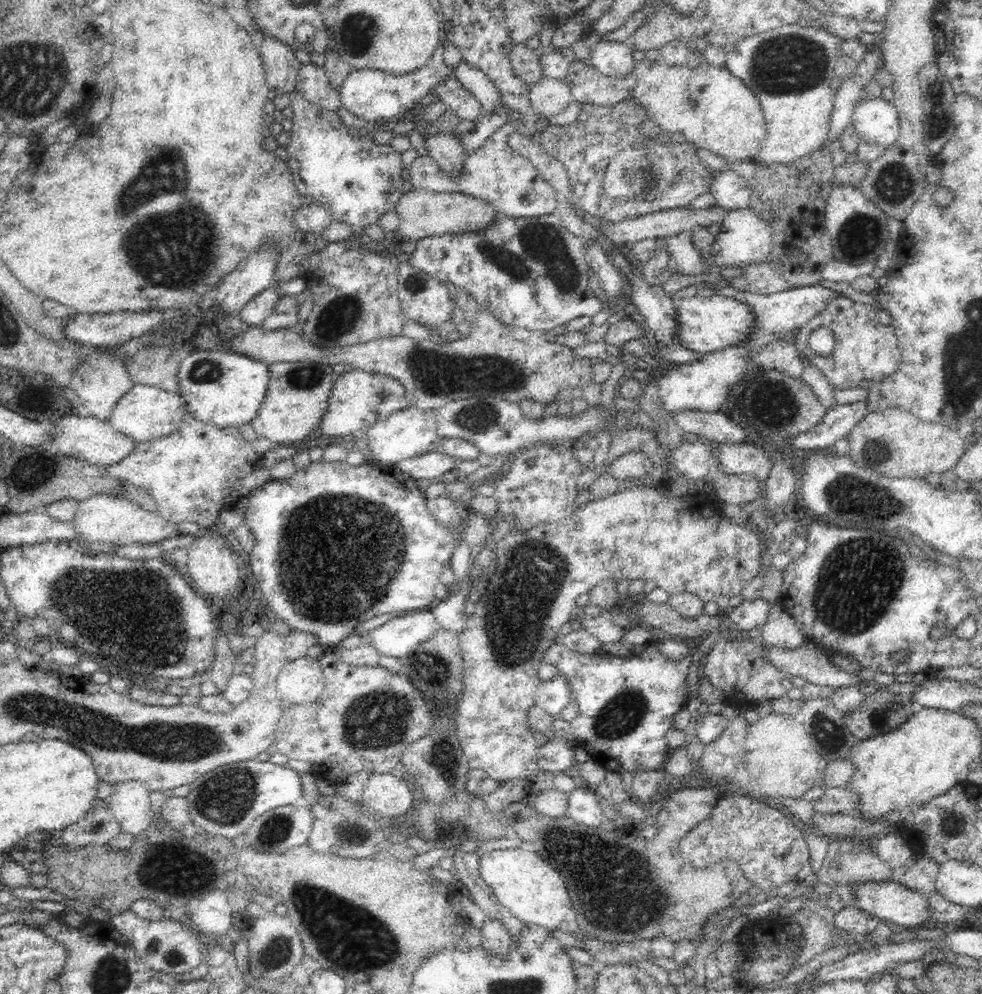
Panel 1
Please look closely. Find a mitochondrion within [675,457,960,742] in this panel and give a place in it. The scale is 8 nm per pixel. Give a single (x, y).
(860, 579)

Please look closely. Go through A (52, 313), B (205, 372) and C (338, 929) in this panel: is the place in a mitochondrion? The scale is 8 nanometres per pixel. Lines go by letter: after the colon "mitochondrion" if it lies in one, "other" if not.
A: other
B: mitochondrion
C: mitochondrion

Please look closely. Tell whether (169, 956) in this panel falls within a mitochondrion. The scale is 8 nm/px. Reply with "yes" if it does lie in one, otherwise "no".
yes

